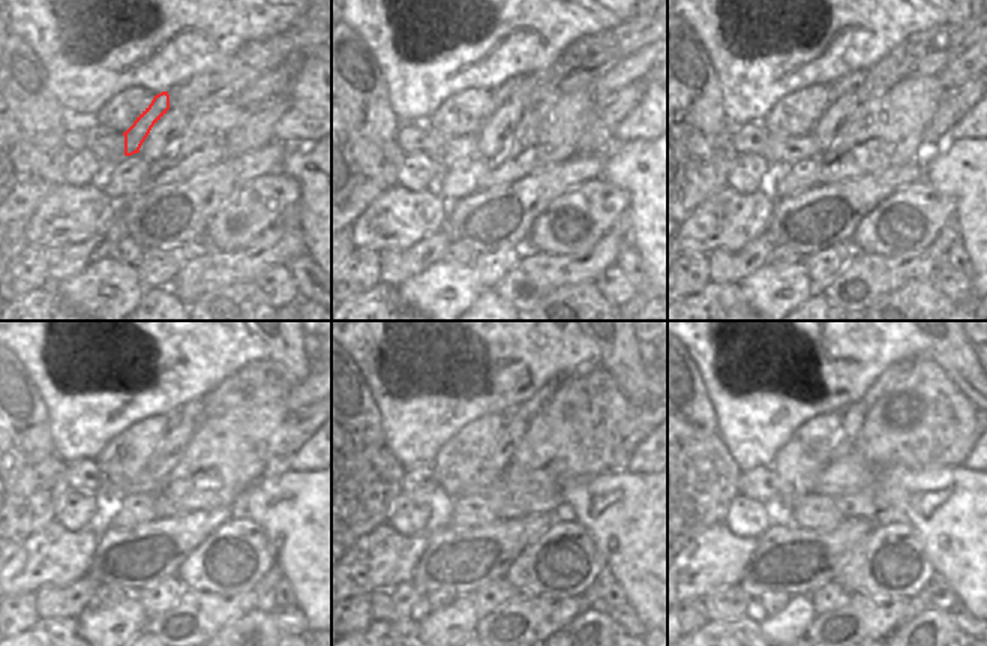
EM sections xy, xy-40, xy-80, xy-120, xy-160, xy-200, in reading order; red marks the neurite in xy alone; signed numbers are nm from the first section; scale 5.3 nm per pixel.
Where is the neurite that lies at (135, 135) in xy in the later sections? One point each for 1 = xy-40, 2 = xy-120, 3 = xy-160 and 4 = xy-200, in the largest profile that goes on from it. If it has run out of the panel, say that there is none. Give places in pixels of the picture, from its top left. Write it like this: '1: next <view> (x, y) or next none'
1: next xy-40 (506, 90)
2: next xy-120 (191, 412)
3: next xy-160 (527, 409)
4: next xy-200 (890, 376)

